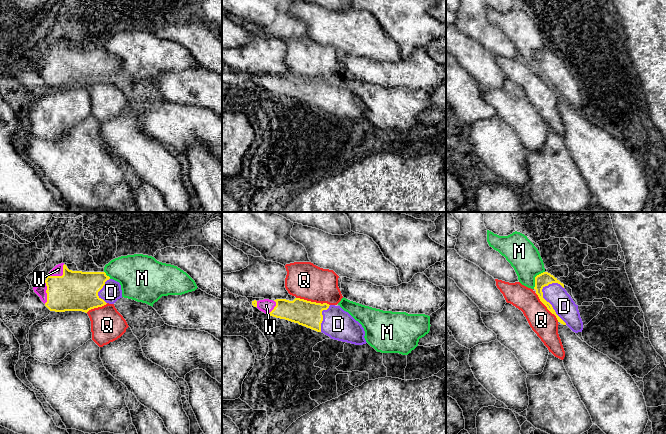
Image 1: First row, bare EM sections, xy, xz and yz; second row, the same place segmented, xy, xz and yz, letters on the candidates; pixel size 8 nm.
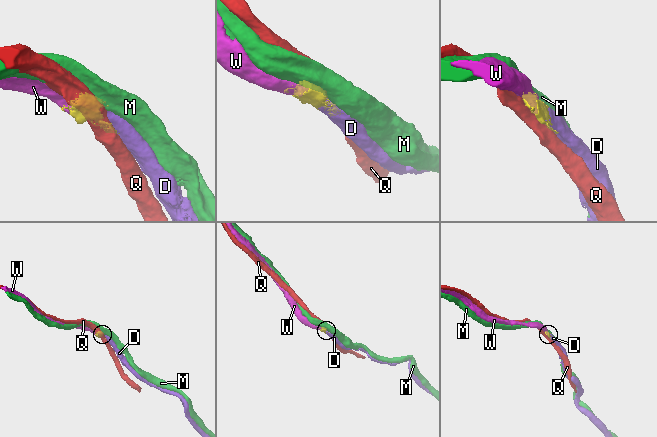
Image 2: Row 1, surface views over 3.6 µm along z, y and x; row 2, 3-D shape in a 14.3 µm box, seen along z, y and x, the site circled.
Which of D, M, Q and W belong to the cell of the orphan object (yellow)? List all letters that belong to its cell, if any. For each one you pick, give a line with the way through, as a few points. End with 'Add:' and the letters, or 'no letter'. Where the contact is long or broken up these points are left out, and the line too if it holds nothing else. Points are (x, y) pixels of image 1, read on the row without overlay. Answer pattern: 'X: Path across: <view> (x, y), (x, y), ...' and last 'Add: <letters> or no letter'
Add: D, W

